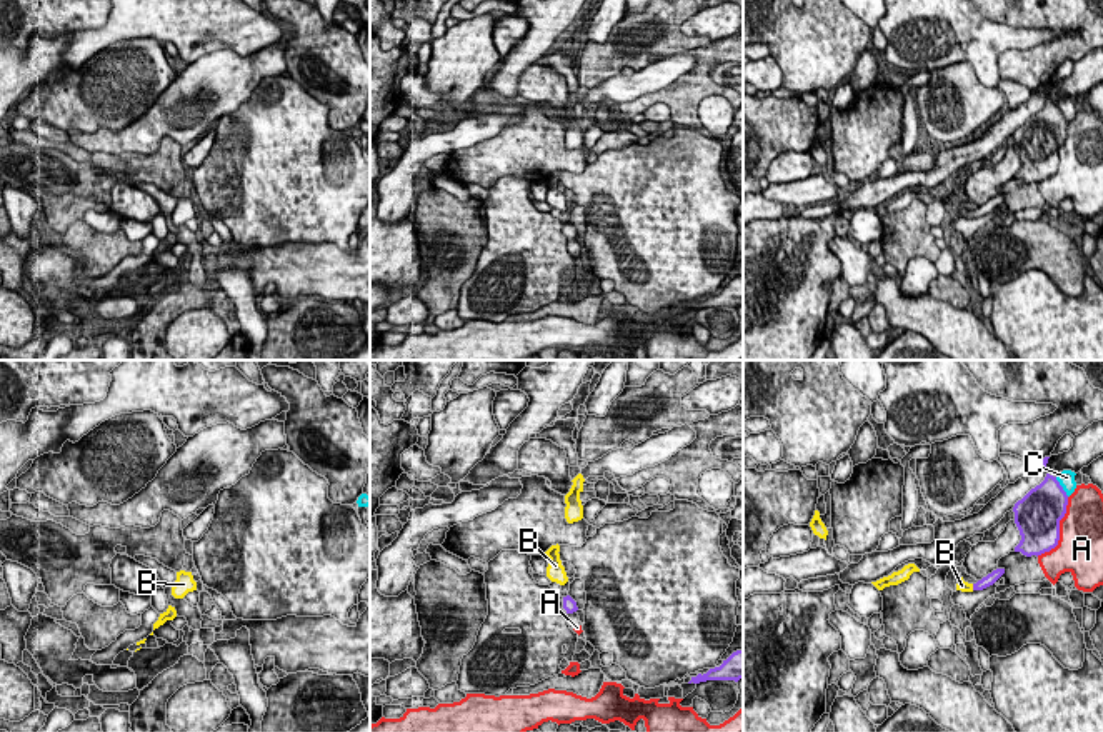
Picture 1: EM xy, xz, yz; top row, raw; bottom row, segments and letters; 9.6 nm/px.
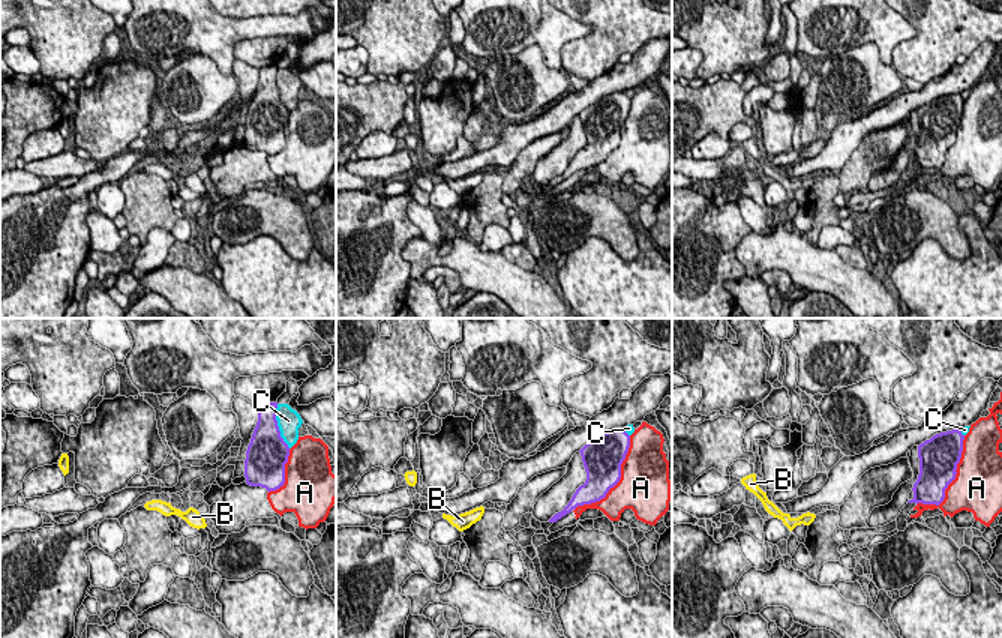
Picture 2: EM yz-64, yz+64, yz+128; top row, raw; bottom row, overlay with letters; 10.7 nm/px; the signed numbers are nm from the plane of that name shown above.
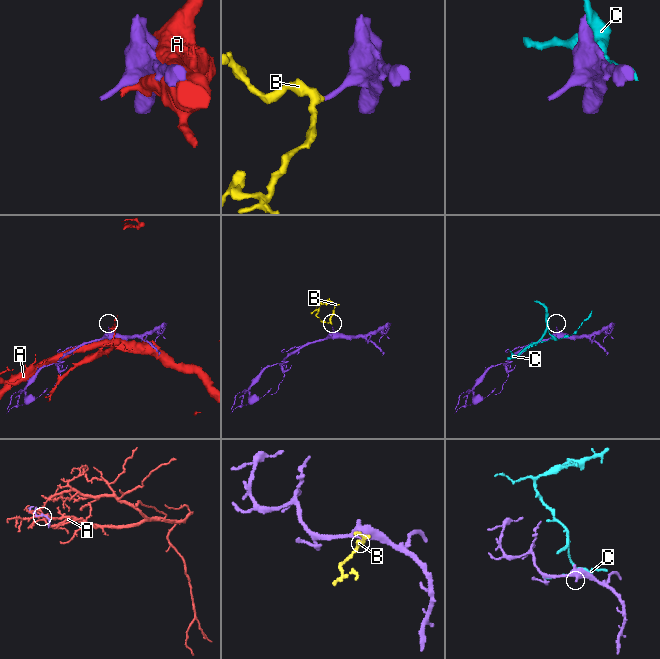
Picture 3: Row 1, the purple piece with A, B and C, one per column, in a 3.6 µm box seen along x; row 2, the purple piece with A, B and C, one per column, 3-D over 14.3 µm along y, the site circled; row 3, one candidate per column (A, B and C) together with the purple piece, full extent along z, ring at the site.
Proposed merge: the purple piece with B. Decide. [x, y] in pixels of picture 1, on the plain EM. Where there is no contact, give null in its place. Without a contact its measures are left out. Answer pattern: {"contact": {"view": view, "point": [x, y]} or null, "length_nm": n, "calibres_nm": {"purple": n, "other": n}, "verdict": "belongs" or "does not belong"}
{"contact": {"view": "yz", "point": [973, 214]}, "length_nm": 70, "calibres_nm": {"purple": 120, "other": 100}, "verdict": "belongs"}

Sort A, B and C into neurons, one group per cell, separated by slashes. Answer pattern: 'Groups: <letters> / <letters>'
Groups: A / B / C

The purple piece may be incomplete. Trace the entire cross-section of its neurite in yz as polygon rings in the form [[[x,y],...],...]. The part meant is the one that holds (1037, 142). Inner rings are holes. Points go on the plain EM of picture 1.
[[[1046,100],[1045,107],[1013,133],[1015,150],[1021,162],[1015,178],[1038,183],[1055,175],[1060,167],[1060,147],[1066,140],[1066,132],[1066,118],[1056,103]]]

